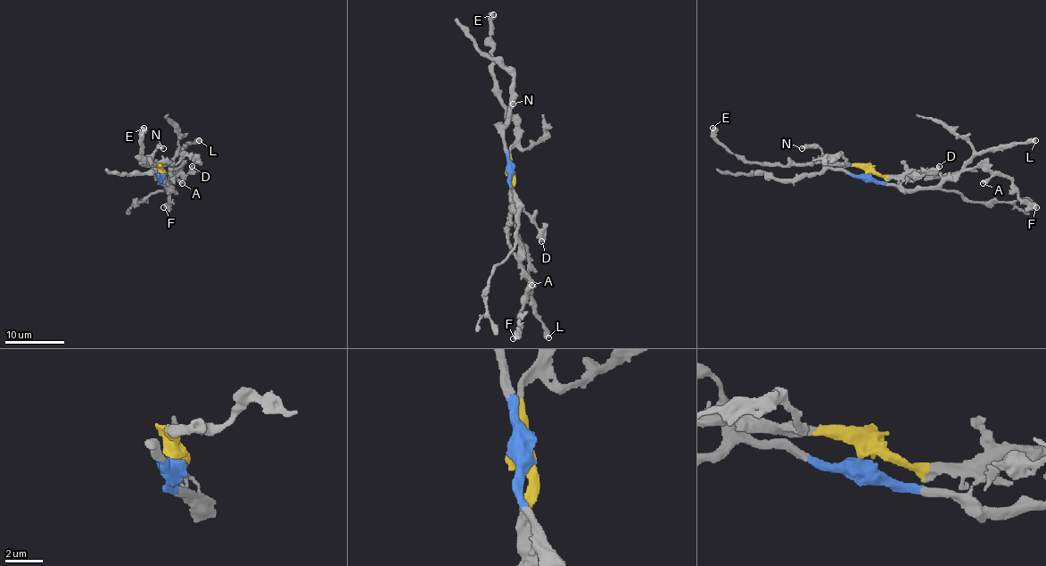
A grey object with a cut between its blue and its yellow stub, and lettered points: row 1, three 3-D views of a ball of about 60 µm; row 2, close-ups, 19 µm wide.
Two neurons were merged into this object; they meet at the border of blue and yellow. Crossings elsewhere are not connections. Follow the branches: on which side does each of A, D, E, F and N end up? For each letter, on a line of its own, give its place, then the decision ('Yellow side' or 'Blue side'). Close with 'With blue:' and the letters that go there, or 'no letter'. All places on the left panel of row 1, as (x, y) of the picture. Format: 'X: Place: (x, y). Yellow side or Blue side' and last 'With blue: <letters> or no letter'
A: Place: (182, 183). Yellow side
D: Place: (192, 166). Yellow side
E: Place: (144, 128). Yellow side
F: Place: (163, 207). Yellow side
N: Place: (163, 148). Blue side
With blue: N

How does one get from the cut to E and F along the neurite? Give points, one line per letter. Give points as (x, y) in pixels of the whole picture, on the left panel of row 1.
E: (160, 173), (160, 165), (166, 161), (148, 165), (143, 162), (141, 140), (144, 127)
F: (160, 173), (163, 173), (159, 176), (178, 167), (169, 182), (169, 201), (163, 207)

